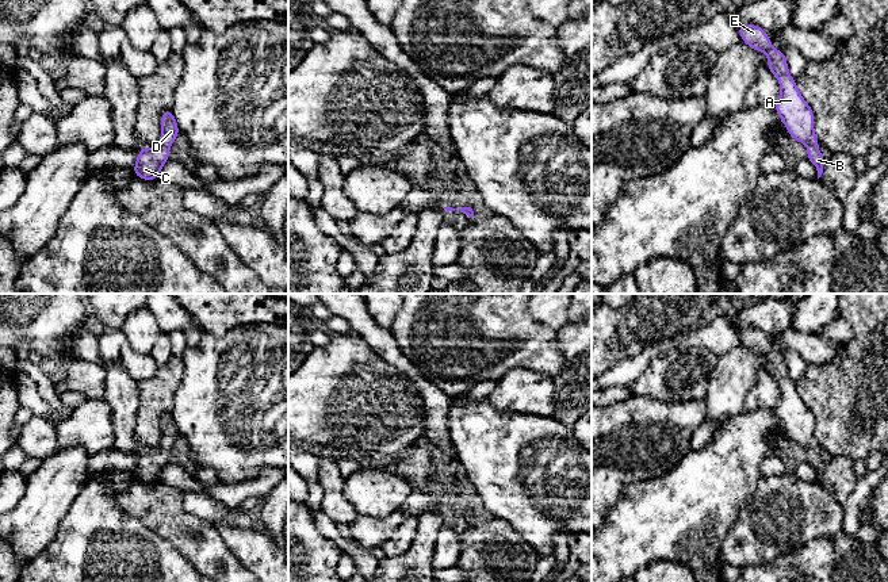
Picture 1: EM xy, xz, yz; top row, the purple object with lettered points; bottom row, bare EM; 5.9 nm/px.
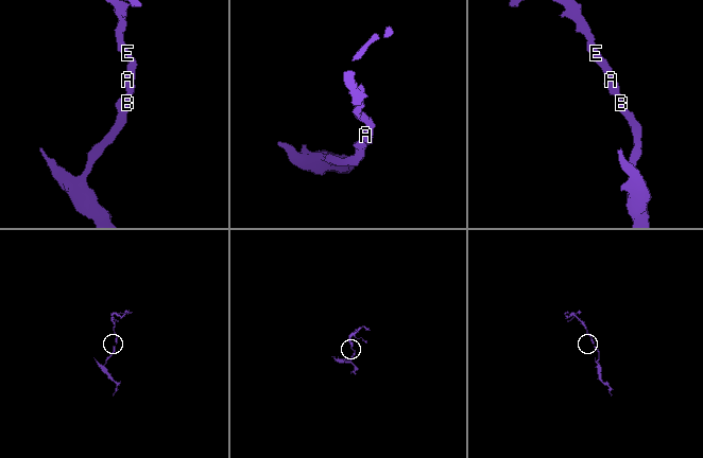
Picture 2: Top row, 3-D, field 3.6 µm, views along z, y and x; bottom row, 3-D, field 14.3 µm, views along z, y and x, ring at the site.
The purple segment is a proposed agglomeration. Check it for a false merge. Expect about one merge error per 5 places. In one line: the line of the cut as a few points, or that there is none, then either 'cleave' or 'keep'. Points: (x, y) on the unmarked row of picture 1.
cut none; keep

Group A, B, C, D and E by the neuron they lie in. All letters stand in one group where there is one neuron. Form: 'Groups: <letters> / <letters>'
Groups: A B C D E

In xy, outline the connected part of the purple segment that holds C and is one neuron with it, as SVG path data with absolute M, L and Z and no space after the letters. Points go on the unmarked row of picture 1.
M173 414L161 416L162 437L157 451L141 451L133 476L143 483L154 485L160 480L161 470L169 463L169 451L180 439Z

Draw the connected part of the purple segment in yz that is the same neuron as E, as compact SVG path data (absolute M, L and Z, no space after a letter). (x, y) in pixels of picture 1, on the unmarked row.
M736 328L742 344L757 355L768 356L768 372L778 382L781 399L774 413L780 418L789 440L808 449L807 463L809 463L818 474L818 482L823 476L826 463L816 451L819 447L814 434L814 414L797 394L796 383L788 375L785 356L781 356L770 348L768 334L751 328Z

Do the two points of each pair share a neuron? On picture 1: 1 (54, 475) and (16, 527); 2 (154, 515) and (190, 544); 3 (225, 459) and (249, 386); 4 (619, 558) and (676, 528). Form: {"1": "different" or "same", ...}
{"1": "same", "2": "same", "3": "same", "4": "same"}

